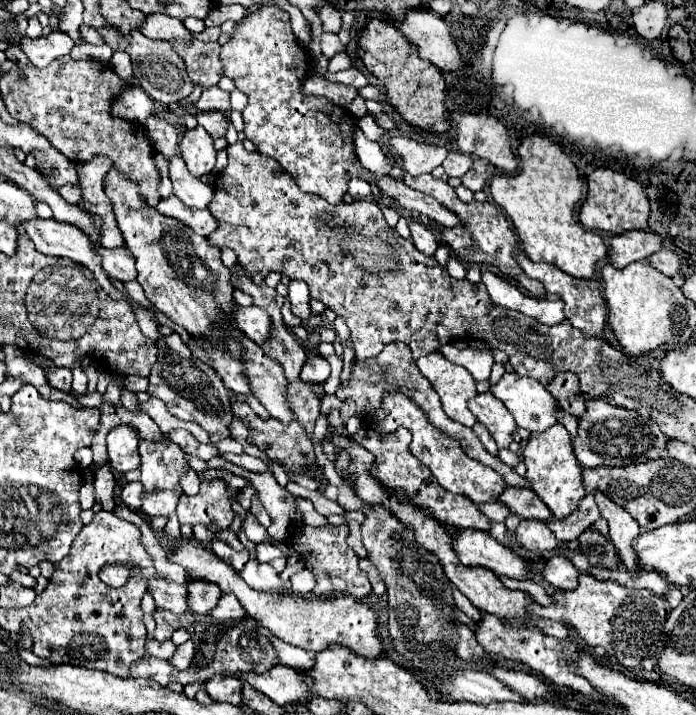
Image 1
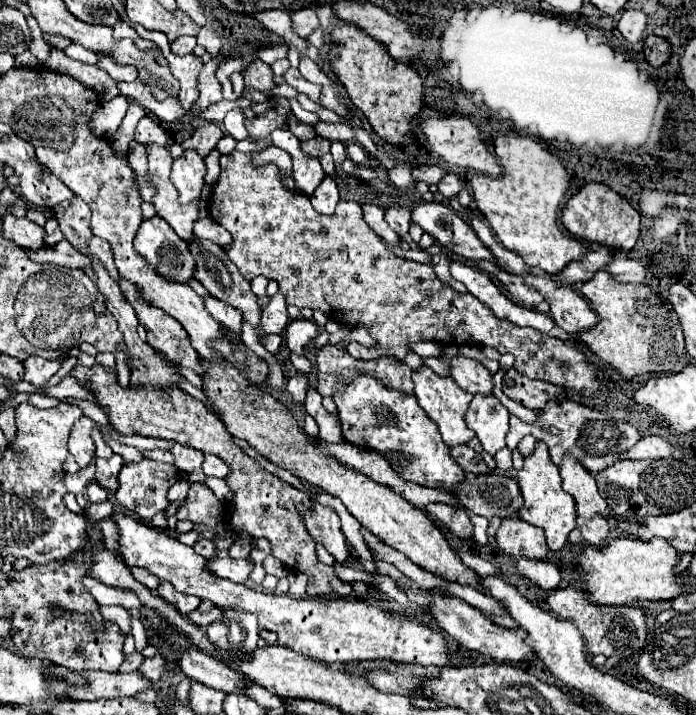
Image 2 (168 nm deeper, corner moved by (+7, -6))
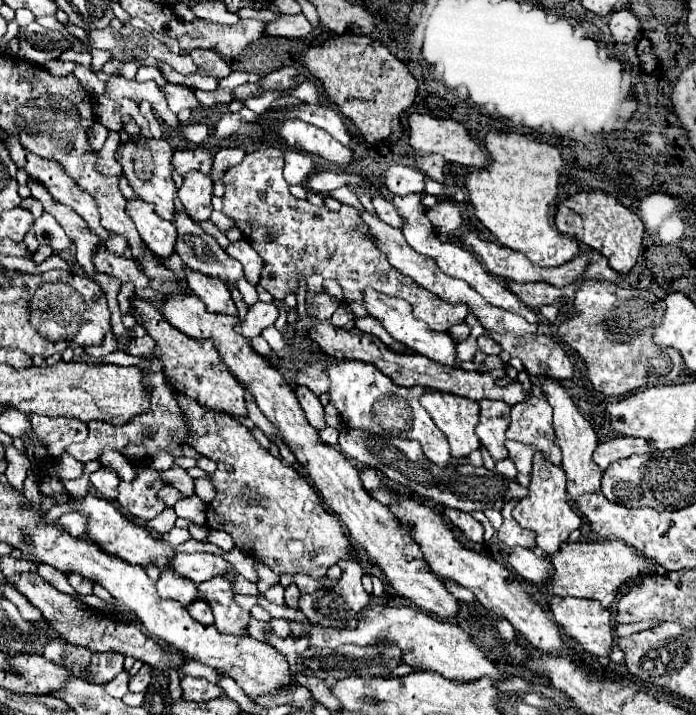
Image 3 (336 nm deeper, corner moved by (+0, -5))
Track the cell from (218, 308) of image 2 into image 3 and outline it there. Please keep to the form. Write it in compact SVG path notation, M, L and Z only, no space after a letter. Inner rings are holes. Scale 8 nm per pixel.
M183 266L185 274L187 274L187 286L191 288L191 292L195 296L199 296L205 304L209 312L217 312L217 314L231 314L237 316L237 308L231 300L229 288L227 284L223 284L223 280L215 280L215 276L203 276L201 272L189 270L187 266Z

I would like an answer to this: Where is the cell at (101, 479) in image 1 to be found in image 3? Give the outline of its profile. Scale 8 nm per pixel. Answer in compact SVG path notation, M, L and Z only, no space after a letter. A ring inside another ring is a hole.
M67 572L67 580L77 594L91 594L91 590L93 590L93 582L79 576L77 572Z

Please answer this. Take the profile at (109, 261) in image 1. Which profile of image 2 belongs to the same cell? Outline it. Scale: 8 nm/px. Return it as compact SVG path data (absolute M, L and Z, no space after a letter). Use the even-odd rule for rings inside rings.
M62 239L54 247L40 249L36 253L28 251L28 257L36 263L54 263L66 269L92 269L92 259L84 257L82 253L76 253L76 249L72 249L66 239Z

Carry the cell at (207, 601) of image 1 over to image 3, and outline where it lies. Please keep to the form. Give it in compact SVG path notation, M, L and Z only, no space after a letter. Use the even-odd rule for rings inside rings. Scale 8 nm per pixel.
M163 570L157 584L159 584L157 588L159 588L159 596L161 598L177 600L183 606L187 606L187 604L191 604L193 600L199 598L197 586L191 584L191 580L187 580L187 578L181 578L173 570Z

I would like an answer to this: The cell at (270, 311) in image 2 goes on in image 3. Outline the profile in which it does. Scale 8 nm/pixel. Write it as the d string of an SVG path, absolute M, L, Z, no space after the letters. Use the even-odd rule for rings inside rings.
M255 302L253 306L247 308L247 314L243 318L243 322L239 320L239 324L235 326L235 332L239 332L241 336L247 338L255 338L261 334L263 328L275 324L279 312L275 304L265 304L265 302Z

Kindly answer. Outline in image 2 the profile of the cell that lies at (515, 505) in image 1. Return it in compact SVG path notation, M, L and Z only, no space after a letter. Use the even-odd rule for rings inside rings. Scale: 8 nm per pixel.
M492 471L486 475L470 475L468 481L458 487L456 497L460 503L486 519L492 517L516 517L522 505L522 495L518 483L512 477L506 477L500 471Z

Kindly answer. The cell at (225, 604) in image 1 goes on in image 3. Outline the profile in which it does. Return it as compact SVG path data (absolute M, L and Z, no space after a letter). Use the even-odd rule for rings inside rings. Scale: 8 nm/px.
M197 598L193 604L187 606L187 610L189 610L189 614L197 622L201 622L201 624L213 624L213 614L211 614L211 608L209 608L209 604L205 600Z

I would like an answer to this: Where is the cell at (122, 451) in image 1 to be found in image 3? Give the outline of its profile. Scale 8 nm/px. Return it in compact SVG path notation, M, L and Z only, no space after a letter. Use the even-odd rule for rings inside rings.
M99 468L97 472L91 474L91 484L95 486L95 490L99 490L105 498L113 500L117 496L117 486L119 486L119 478L113 470L109 468Z

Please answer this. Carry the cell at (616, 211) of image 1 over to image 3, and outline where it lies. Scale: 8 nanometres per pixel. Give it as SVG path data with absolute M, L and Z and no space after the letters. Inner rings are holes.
M579 192L559 202L555 226L559 232L585 242L589 248L603 254L609 260L609 266L619 274L627 274L637 264L641 254L643 222L629 208L605 192Z

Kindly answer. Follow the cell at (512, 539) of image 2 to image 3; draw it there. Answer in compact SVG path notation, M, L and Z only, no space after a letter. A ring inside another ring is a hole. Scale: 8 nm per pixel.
M509 500L509 502L503 506L503 510L501 510L501 514L503 514L503 526L499 528L497 536L499 536L499 540L505 542L509 548L515 548L515 546L535 548L535 534L529 532L529 530L523 530L523 528L515 522L515 518L511 516L511 510L515 508L517 502L519 502L519 500Z

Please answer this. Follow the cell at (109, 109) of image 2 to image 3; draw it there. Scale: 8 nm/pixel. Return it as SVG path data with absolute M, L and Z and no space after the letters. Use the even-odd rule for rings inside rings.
M95 122L91 128L89 128L89 140L91 140L91 152L99 152L103 148L103 142L107 138L107 128L101 126L99 122Z

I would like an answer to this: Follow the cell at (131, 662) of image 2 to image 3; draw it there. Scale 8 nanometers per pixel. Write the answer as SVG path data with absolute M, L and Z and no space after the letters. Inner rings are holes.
M121 672L119 676L115 676L115 678L105 686L105 690L109 692L109 696L123 698L123 694L127 692L127 682L129 682L129 674L127 674L127 672Z

